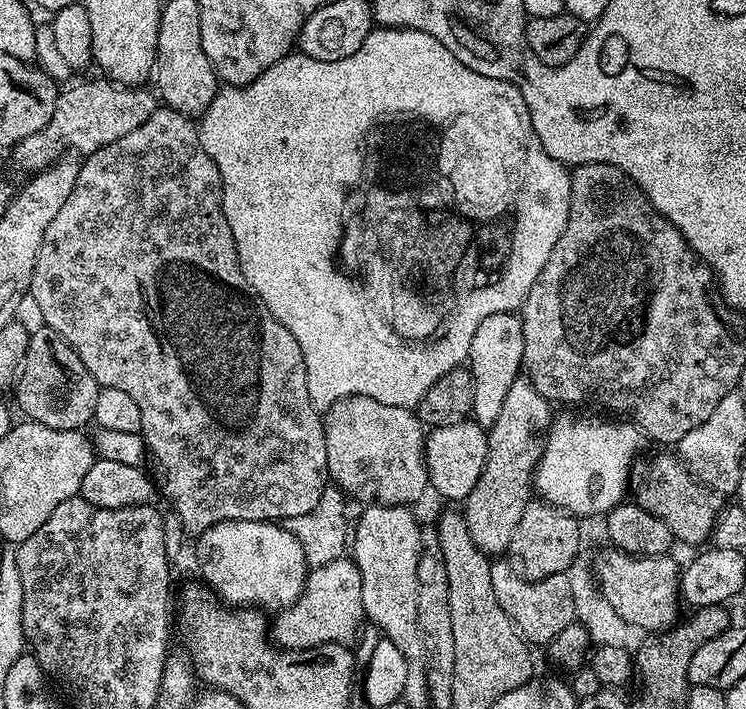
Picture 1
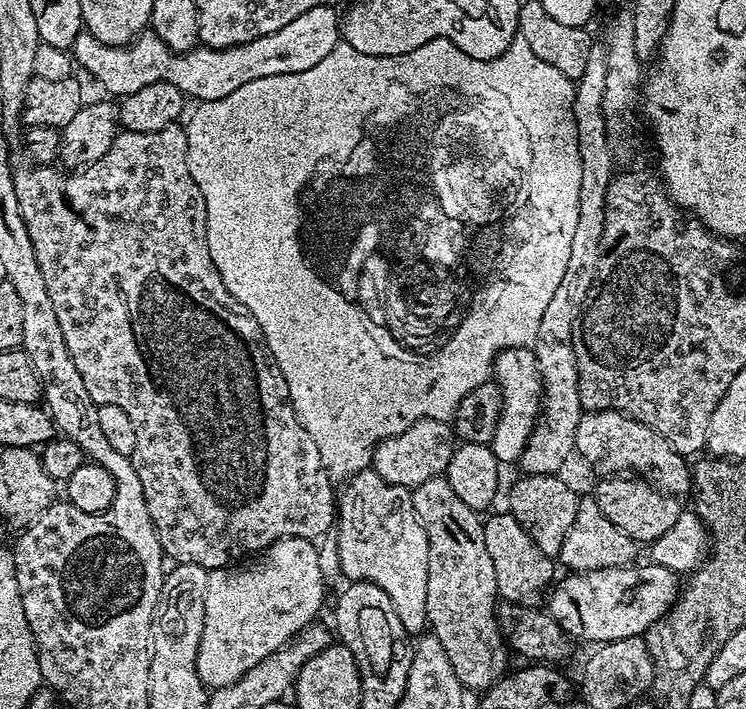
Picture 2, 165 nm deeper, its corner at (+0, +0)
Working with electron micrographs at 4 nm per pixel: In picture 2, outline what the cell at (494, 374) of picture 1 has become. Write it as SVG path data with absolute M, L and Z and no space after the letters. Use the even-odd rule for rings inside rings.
M531 347L505 348L496 357L494 383L500 388L504 405L498 418L498 430L490 445L501 465L515 465L524 452L532 431L536 429L542 416L542 397L544 381L540 379L540 367L536 364L536 354Z

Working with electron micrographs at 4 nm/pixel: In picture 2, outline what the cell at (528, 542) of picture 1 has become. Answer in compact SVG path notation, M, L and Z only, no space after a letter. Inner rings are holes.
M521 475L520 481L508 492L507 511L534 538L538 550L542 554L556 558L562 550L562 542L566 542L566 534L574 526L574 518L578 514L580 500L576 492L563 480L563 475L534 476Z

